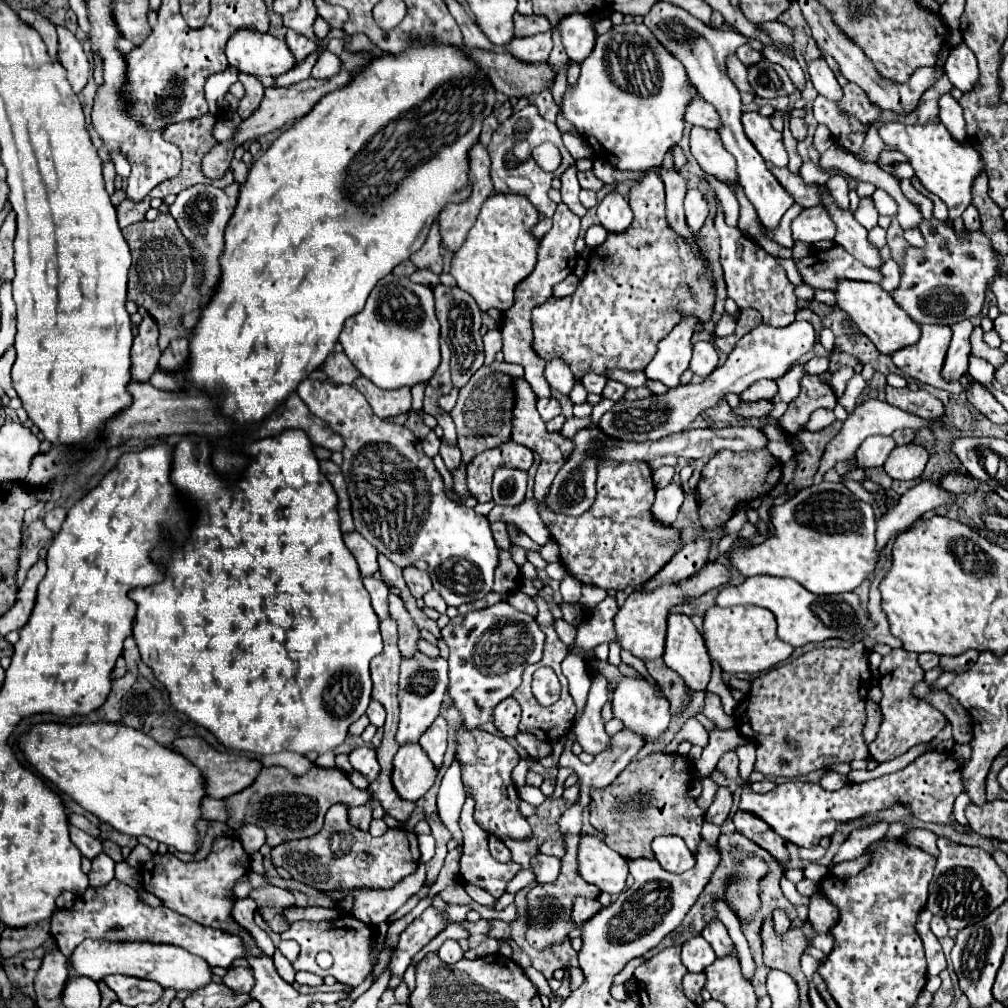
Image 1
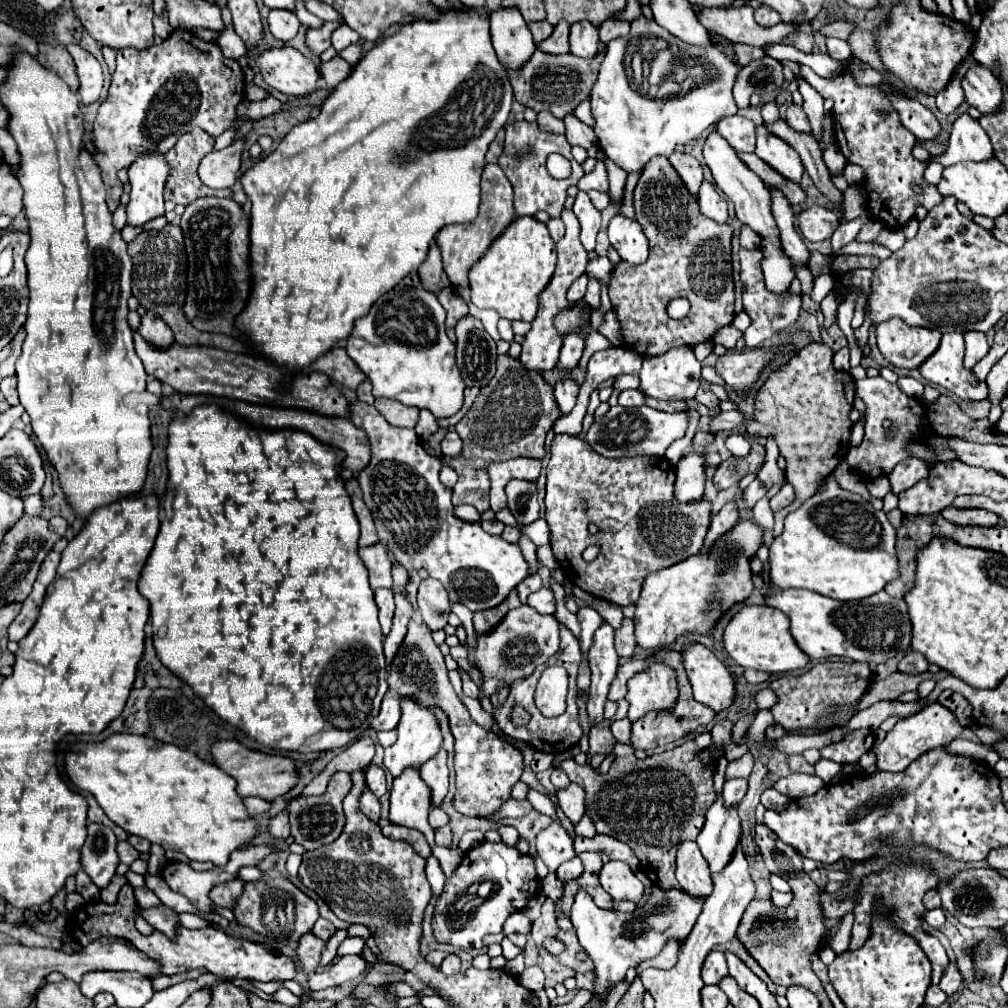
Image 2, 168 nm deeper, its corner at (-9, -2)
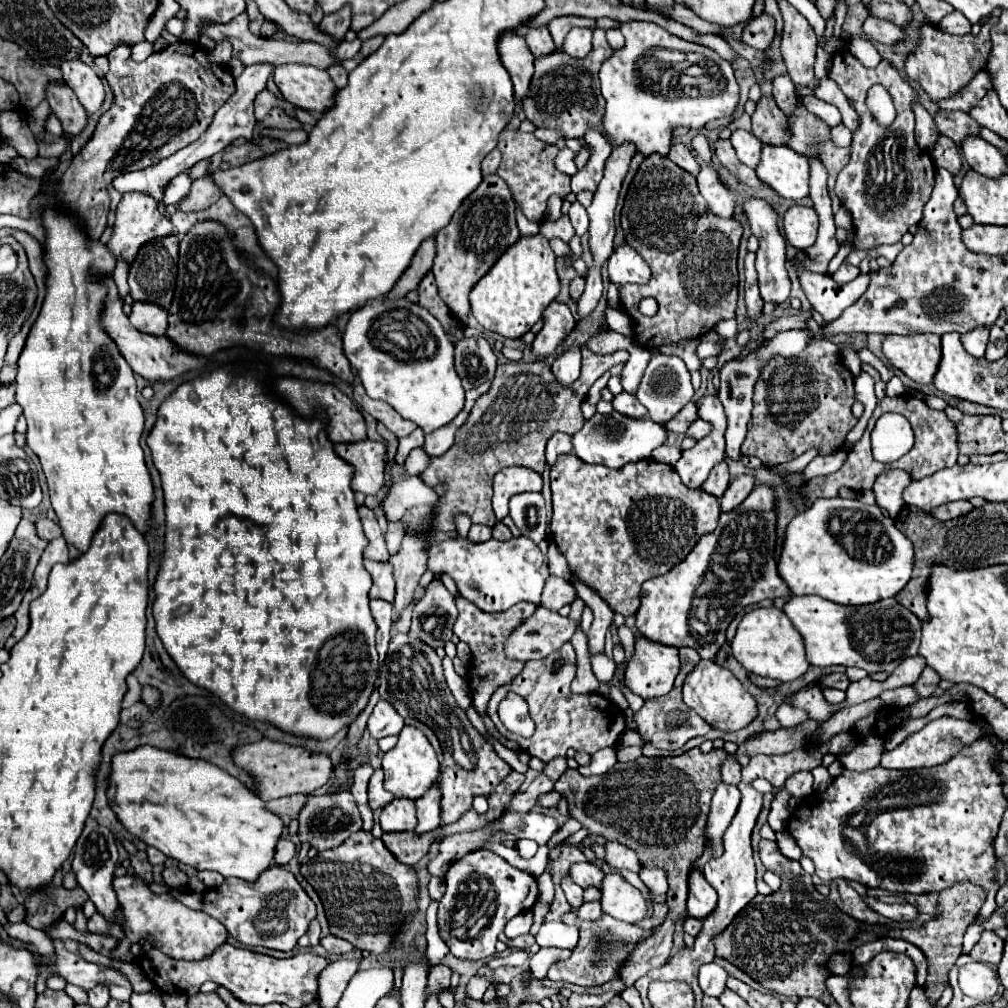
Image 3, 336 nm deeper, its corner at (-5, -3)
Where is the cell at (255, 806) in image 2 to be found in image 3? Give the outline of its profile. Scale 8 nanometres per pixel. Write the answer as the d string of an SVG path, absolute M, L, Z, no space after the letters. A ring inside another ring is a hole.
M291 795L291 797L283 797L283 799L275 799L267 803L267 809L277 813L283 819L291 819L299 813L299 809L305 805L307 795Z

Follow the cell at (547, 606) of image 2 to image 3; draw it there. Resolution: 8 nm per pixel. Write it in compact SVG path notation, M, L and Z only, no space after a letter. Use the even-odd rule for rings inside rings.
M549 577L543 589L543 607L551 611L559 611L565 605L571 605L577 599L575 585L561 577Z

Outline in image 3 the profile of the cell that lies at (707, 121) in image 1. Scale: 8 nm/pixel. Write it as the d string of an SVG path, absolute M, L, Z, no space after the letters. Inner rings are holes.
M737 129L733 131L731 135L731 143L733 143L733 149L739 157L741 163L749 165L749 167L757 167L757 161L761 159L761 149L763 149L763 143L749 131L743 131L743 129Z

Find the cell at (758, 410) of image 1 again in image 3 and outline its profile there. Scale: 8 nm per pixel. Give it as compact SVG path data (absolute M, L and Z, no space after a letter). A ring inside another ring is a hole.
M697 419L697 421L687 429L685 437L691 437L691 439L699 441L699 439L703 439L709 431L711 431L711 425L709 425L707 421L703 421L703 419Z

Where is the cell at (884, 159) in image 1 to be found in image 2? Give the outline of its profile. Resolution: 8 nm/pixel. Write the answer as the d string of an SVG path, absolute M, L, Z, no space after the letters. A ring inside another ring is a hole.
M961 114L953 126L951 126L951 138L949 138L949 150L945 156L934 158L927 162L929 165L932 161L938 162L943 166L951 166L963 160L989 160L993 158L993 146L989 142L987 132L979 126L975 118L969 114Z

